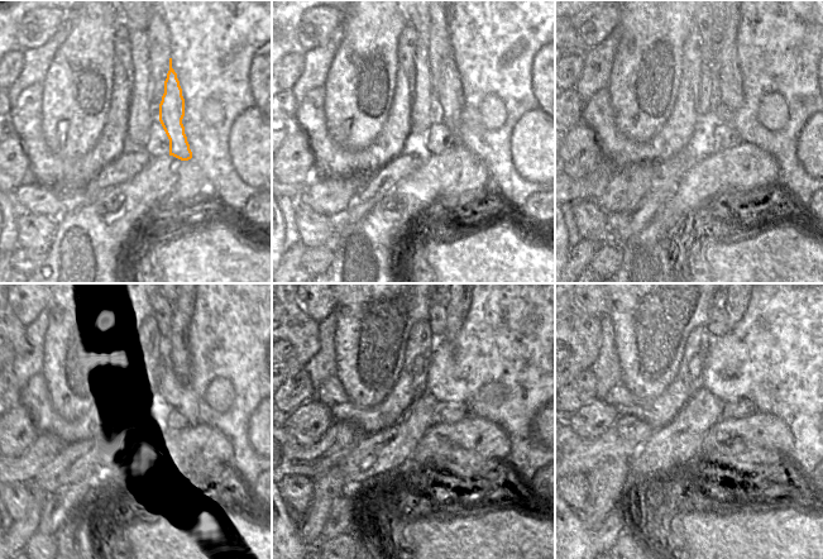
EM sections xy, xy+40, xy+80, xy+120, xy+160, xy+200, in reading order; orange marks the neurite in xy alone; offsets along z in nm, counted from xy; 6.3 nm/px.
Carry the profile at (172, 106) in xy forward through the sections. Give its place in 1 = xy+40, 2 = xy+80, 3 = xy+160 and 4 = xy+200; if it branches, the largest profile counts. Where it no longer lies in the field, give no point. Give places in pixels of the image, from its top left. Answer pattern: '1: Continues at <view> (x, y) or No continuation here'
1: Continues at xy+40 (449, 106)
2: Continues at xy+80 (730, 84)
3: Continues at xy+160 (455, 309)
4: Continues at xy+200 (735, 309).

